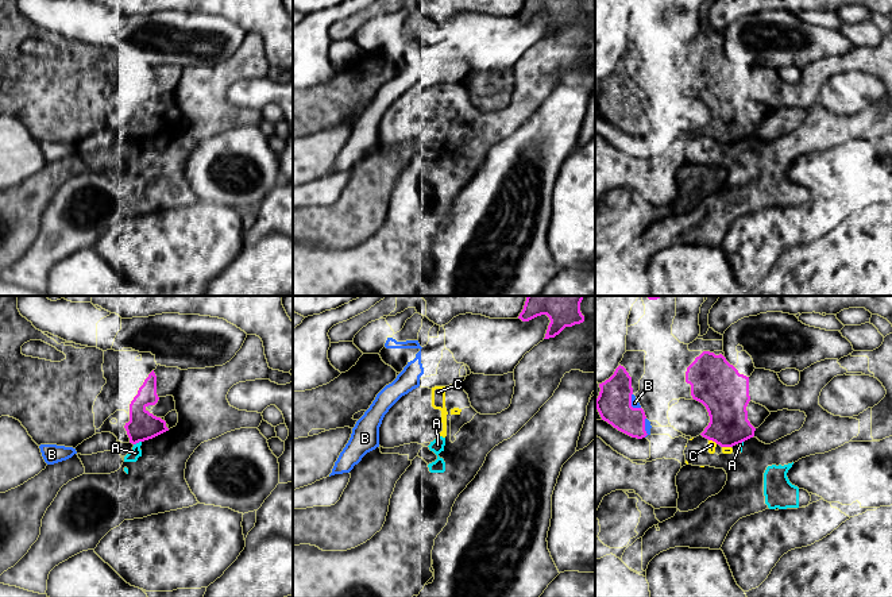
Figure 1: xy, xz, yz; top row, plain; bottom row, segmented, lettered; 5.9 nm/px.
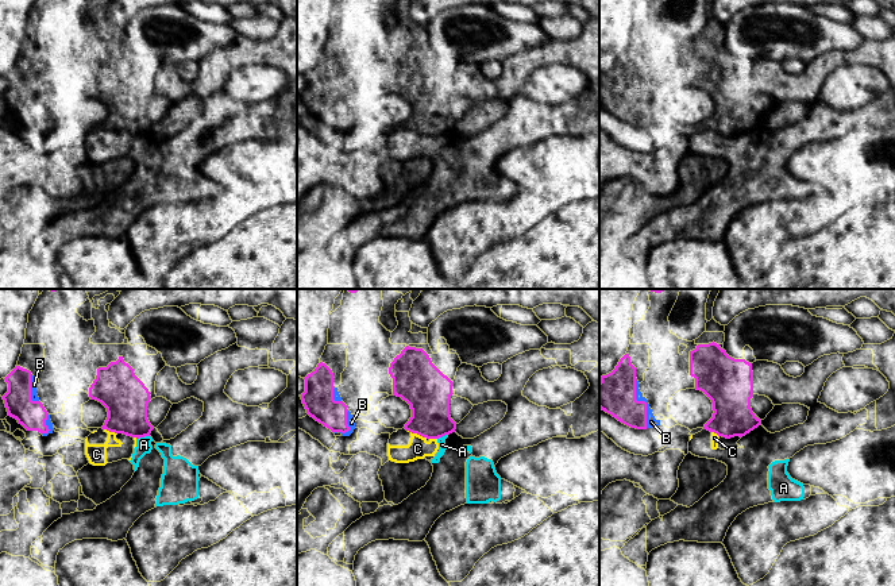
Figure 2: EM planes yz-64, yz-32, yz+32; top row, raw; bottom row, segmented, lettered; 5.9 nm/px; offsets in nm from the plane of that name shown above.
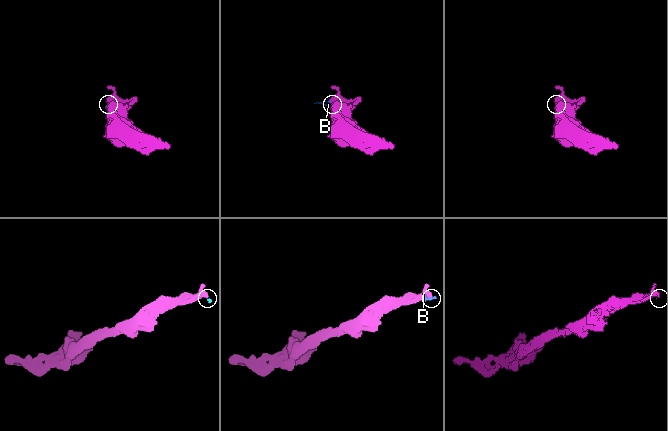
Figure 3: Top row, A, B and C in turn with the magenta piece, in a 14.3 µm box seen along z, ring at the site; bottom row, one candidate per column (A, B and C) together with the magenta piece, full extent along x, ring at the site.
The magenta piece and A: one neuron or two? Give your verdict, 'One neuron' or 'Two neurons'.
Two neurons

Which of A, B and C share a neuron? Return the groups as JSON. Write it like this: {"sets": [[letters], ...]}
{"sets": [["A", "C"], ["B"]]}

